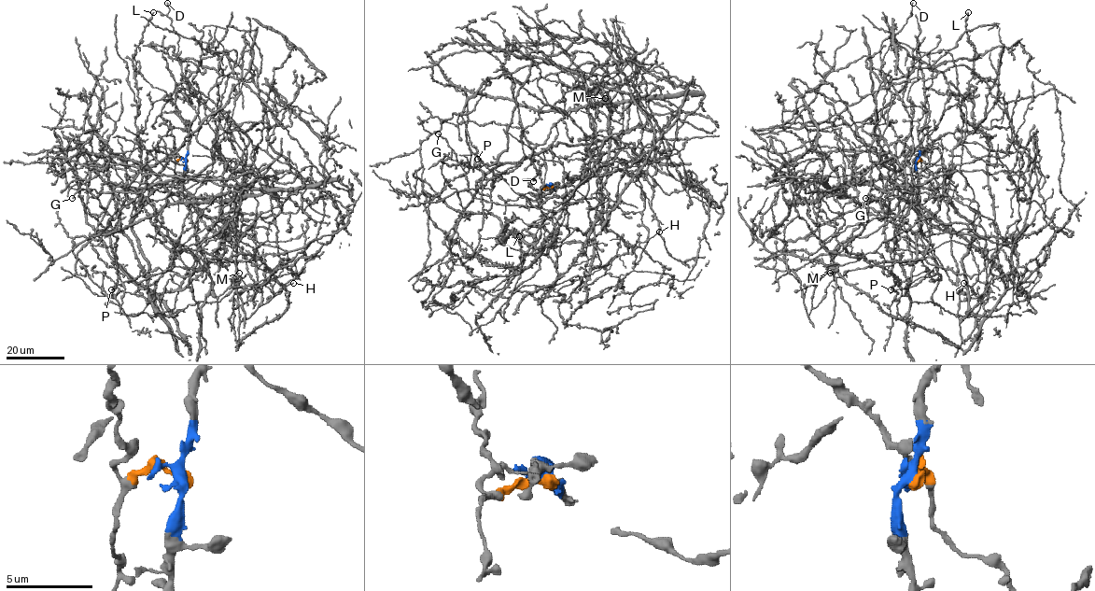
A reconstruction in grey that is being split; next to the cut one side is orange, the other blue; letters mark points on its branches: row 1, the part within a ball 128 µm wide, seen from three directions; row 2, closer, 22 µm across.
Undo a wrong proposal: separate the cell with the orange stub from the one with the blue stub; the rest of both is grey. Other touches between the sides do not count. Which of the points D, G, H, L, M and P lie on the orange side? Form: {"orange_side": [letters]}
{"orange_side": ["G", "P"]}

